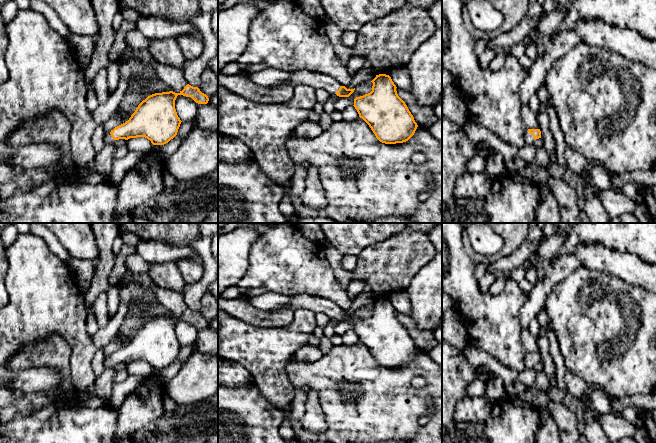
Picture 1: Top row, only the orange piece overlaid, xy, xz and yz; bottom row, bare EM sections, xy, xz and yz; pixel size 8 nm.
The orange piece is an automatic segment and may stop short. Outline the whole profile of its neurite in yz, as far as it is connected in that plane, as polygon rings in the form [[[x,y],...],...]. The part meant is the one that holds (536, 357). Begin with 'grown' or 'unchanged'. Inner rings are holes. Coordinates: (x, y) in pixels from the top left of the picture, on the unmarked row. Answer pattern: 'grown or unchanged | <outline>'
grown | [[[527,353],[525,357],[525,368],[531,369],[534,368],[536,363],[541,362],[540,353]]]

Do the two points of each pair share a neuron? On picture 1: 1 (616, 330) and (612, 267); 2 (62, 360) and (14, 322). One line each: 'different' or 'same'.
1: different
2: different

